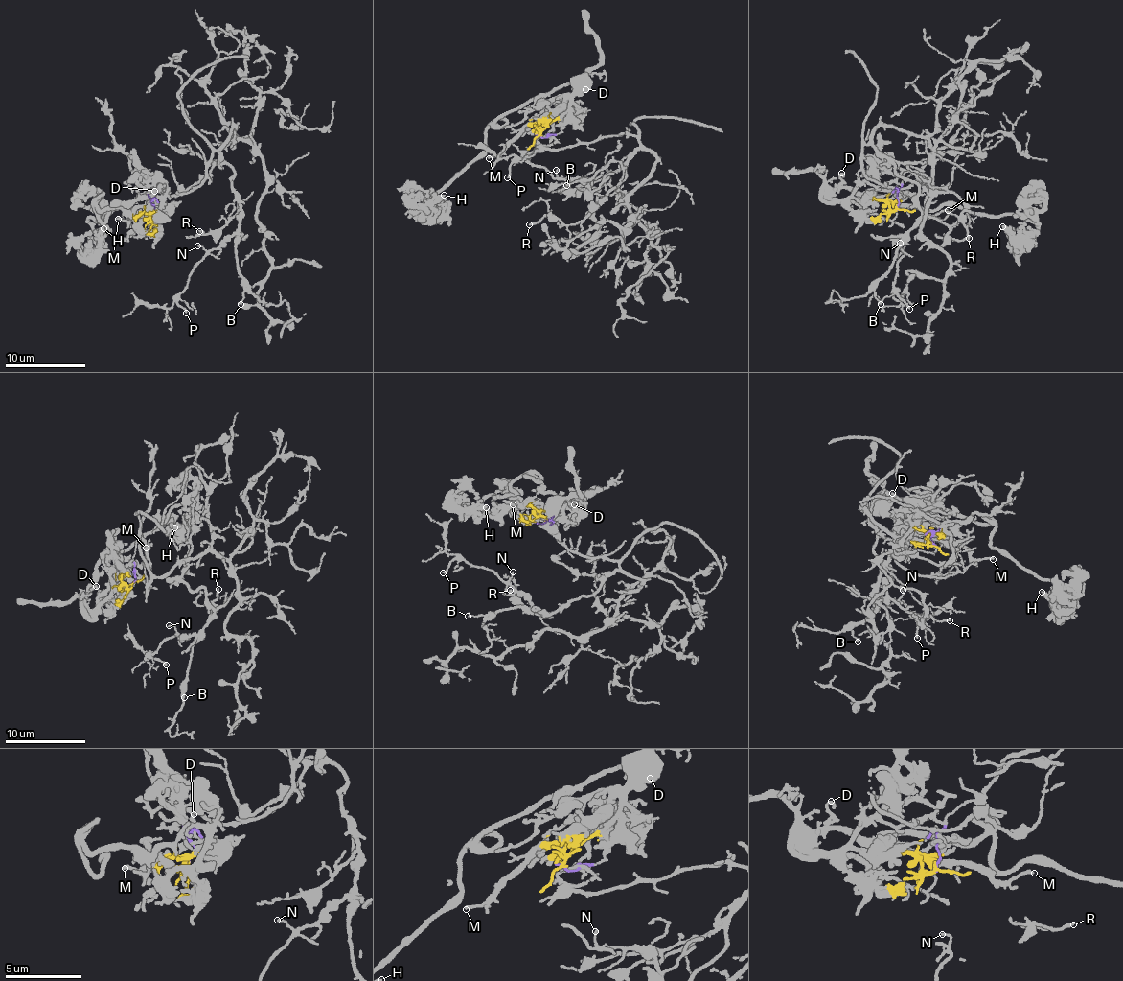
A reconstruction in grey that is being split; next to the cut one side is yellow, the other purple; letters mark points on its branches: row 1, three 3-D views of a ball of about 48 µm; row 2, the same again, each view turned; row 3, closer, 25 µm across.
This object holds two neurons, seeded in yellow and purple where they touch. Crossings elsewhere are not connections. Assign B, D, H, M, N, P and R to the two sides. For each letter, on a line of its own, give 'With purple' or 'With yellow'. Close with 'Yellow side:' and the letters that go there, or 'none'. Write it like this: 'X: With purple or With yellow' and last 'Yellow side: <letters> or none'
B: With purple
D: With yellow
H: With yellow
M: With yellow
N: With purple
P: With purple
R: With purple
Yellow side: D, H, M

